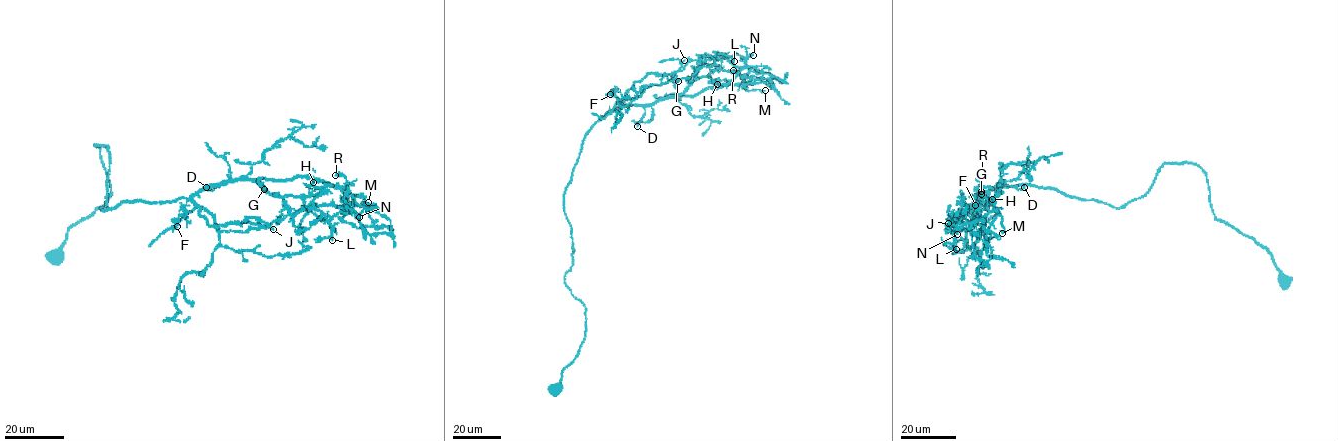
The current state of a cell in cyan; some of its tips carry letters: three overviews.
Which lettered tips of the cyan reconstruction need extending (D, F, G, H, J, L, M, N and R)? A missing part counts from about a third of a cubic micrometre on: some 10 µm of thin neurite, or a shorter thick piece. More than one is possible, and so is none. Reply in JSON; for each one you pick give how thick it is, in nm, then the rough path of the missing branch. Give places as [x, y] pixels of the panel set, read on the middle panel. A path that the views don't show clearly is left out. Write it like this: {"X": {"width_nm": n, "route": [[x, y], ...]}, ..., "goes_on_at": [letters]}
{"D": {"width_nm": 160}, "L": {"width_nm": 190}, "goes_on_at": ["D", "L"]}

